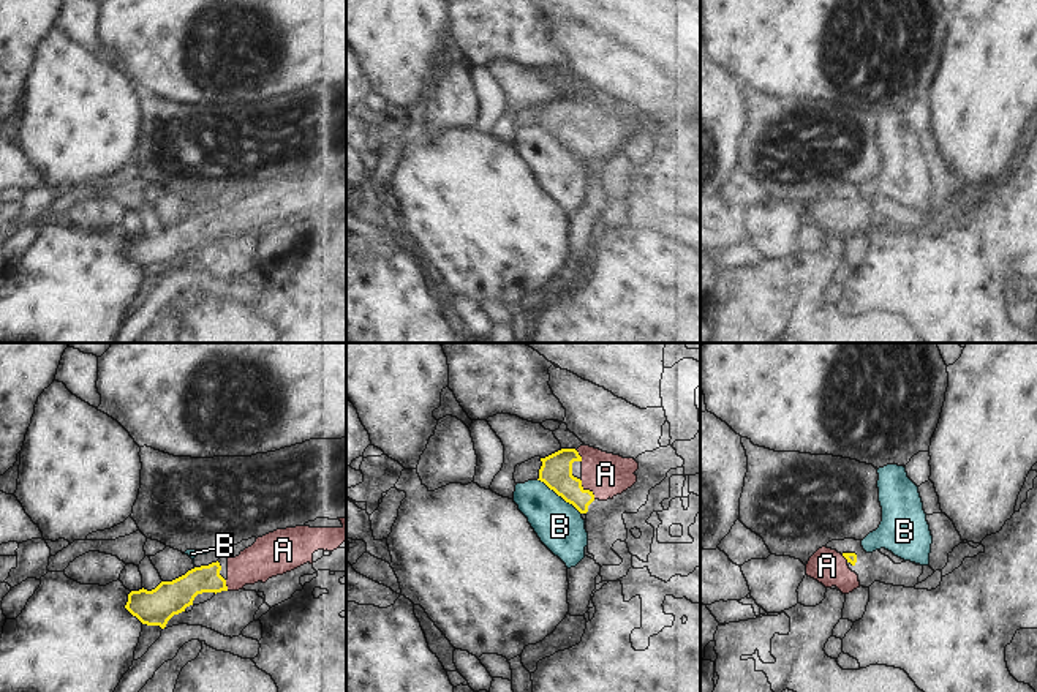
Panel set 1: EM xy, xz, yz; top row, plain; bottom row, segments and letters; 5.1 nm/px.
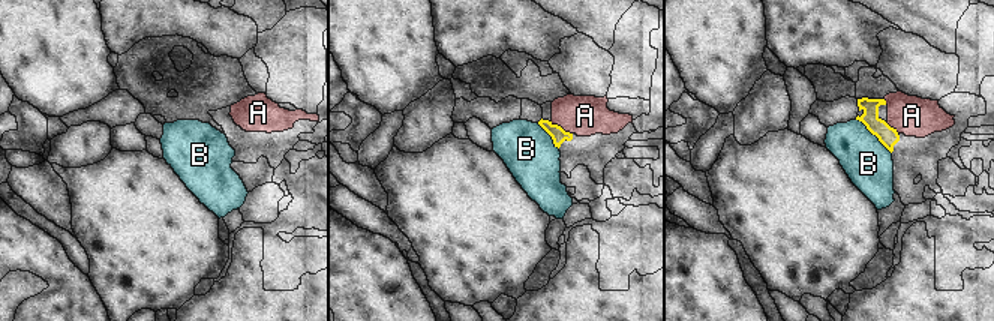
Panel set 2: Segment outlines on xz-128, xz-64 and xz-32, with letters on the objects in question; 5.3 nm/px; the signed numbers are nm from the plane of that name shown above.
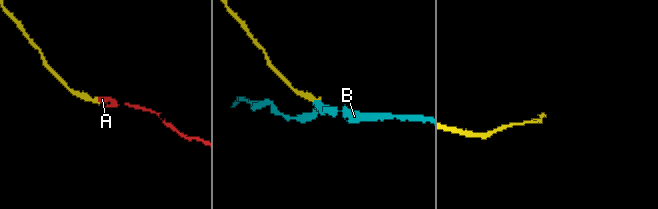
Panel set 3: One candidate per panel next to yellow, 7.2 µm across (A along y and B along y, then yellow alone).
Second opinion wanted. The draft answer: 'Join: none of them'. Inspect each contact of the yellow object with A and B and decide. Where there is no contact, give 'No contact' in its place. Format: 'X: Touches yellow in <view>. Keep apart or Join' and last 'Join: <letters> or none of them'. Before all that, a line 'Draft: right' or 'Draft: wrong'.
Draft: wrong
A: Touches yellow in xz. Join
B: Touches yellow in xz. Keep apart
Join: A.

